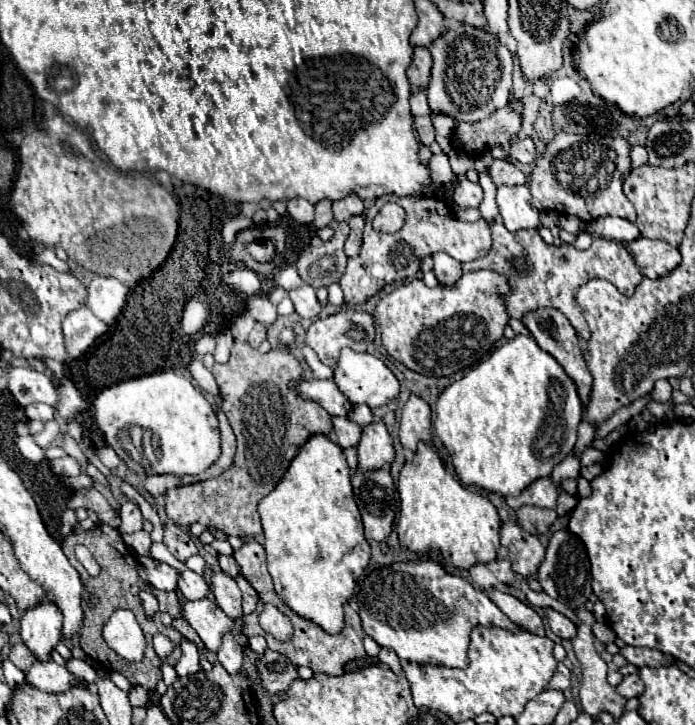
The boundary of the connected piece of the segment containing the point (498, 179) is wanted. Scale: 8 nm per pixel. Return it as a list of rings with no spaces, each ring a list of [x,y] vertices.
[[[493,161],[493,165],[489,167],[489,177],[495,185],[521,185],[527,181],[511,161]]]

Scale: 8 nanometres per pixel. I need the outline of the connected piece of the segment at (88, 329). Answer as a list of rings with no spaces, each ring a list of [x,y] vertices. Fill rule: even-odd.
[[[87,305],[71,311],[63,321],[67,361],[73,361],[79,355],[83,355],[105,331],[107,331],[107,323],[95,317]]]

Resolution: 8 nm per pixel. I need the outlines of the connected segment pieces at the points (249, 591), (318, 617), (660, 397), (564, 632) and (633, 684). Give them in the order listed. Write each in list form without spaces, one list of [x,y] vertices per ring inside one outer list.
[[[239,575],[235,581],[237,581],[239,589],[243,591],[243,615],[249,615],[249,613],[253,613],[255,607],[257,607],[257,601],[259,601],[257,591],[255,591],[241,575]]]
[[[311,435],[289,463],[287,473],[277,487],[259,503],[259,515],[265,529],[265,551],[269,573],[277,595],[301,617],[321,625],[327,633],[343,629],[343,603],[351,597],[357,577],[369,563],[369,543],[363,535],[361,513],[357,509],[351,485],[351,471],[343,449],[325,435]]]
[[[659,379],[657,383],[655,383],[655,389],[651,391],[651,397],[653,397],[653,401],[661,401],[661,403],[667,403],[667,401],[671,401],[671,385],[669,385],[669,381],[667,379]]]
[[[545,609],[545,615],[547,615],[547,621],[549,621],[549,627],[551,631],[561,637],[561,639],[573,639],[575,633],[577,633],[577,627],[561,613],[553,611],[553,609]]]
[[[625,675],[623,681],[617,685],[617,691],[619,691],[625,699],[637,697],[637,695],[641,695],[641,691],[643,691],[643,681],[641,681],[637,675]]]

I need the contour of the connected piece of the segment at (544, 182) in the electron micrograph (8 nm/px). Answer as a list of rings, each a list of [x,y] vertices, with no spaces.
[[[557,133],[553,141],[547,143],[545,153],[537,159],[535,169],[529,177],[529,189],[535,201],[535,207],[539,211],[555,211],[555,213],[567,213],[577,215],[583,221],[593,221],[601,215],[613,215],[623,217],[627,221],[635,221],[635,209],[623,195],[623,179],[631,171],[631,145],[625,137],[589,137],[589,135],[573,135],[573,133]]]

